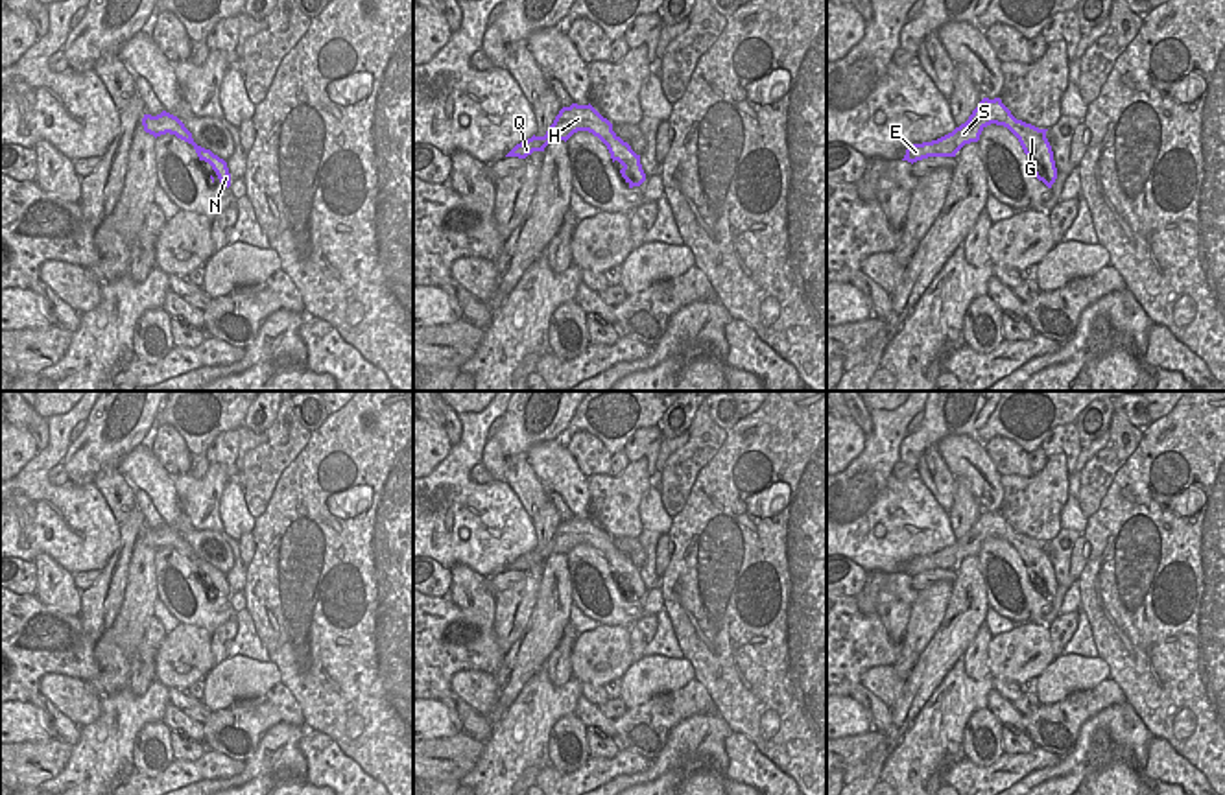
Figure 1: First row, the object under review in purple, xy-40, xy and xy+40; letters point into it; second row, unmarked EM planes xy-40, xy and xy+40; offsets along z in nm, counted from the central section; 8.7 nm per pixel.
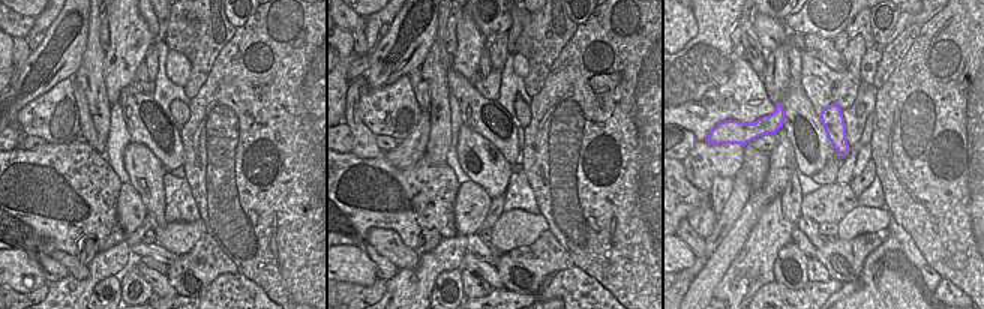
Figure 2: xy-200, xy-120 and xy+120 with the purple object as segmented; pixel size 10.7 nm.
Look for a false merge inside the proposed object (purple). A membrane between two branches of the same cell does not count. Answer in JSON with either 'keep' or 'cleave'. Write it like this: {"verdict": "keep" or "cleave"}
{"verdict": "keep"}

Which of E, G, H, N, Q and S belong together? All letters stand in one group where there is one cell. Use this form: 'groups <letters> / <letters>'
groups E G H N Q S

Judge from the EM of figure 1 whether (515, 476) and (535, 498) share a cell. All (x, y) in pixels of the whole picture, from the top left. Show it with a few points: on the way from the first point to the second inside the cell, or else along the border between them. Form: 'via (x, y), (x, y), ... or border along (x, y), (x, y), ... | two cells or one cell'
via (521, 482), (532, 493) | one cell

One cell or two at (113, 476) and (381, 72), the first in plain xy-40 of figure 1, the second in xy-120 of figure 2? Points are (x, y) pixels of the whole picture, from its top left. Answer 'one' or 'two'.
two

